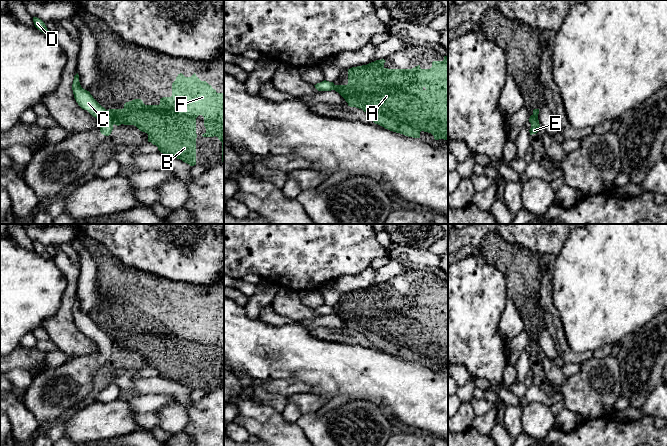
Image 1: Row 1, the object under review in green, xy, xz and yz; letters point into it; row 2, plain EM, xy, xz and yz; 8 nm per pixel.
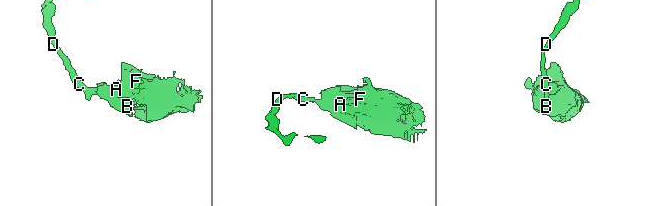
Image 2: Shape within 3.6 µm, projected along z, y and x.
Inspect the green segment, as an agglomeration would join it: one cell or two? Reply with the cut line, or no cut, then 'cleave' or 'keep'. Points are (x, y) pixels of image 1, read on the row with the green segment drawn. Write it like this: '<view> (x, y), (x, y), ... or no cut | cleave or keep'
xy (106, 110), (114, 123) | cleave

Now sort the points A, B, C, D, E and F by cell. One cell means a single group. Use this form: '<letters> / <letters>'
A B F / C D E

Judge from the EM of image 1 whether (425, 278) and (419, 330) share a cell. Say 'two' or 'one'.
one

